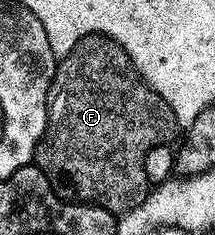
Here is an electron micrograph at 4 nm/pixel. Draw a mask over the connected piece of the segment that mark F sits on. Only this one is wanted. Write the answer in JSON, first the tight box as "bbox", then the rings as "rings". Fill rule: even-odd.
{"bbox":[33,34,180,216],"rings":[[[87,34],[78,46],[58,59],[51,92],[47,95],[47,127],[35,149],[33,162],[45,172],[59,197],[100,206],[110,214],[122,216],[147,199],[145,152],[154,146],[174,143],[180,130],[173,108],[143,80],[131,57],[106,34]]]}

